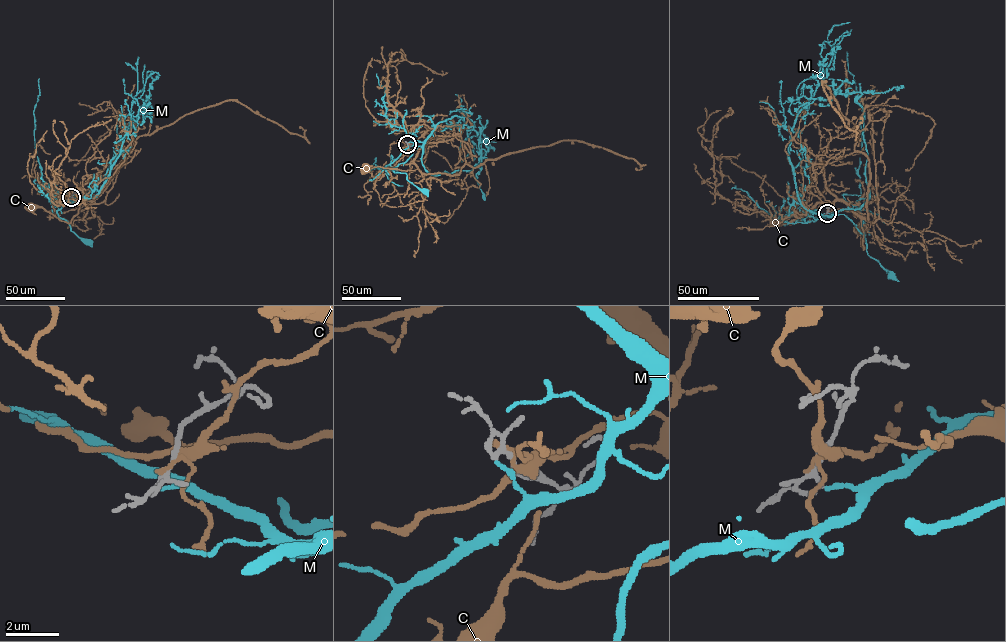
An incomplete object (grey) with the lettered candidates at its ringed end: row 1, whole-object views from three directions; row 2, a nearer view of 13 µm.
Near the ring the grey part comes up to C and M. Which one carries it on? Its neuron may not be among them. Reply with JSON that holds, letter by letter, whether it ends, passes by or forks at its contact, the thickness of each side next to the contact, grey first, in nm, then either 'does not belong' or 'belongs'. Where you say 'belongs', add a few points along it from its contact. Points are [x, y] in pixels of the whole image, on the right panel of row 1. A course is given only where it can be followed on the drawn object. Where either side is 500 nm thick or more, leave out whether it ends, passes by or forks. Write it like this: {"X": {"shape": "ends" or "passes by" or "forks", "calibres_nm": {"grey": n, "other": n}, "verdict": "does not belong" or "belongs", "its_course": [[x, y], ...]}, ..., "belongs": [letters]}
{"C": {"shape": "passes by", "calibres_nm": {"grey": 170, "other": 130}, "verdict": "does not belong"}, "M": {"shape": "ends", "calibres_nm": {"grey": 150, "other": 150}, "verdict": "belongs", "its_course": [[828, 213], [823, 216], [844, 214], [852, 221], [866, 240], [867, 253], [892, 275]]}, "belongs": ["M"]}

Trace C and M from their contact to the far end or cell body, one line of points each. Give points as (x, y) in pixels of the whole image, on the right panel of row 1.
C: (827, 212), (825, 204), (841, 200), (860, 219), (863, 248), (858, 228), (862, 227)
M: (828, 213), (823, 216), (844, 214), (852, 221), (866, 240), (867, 253), (892, 275)

